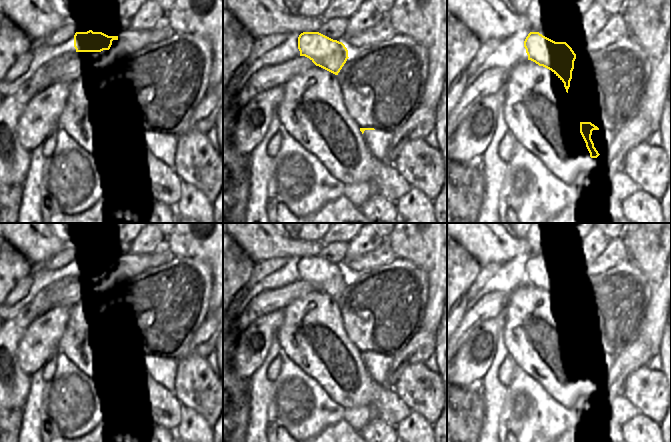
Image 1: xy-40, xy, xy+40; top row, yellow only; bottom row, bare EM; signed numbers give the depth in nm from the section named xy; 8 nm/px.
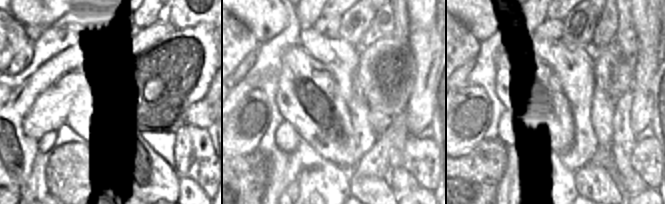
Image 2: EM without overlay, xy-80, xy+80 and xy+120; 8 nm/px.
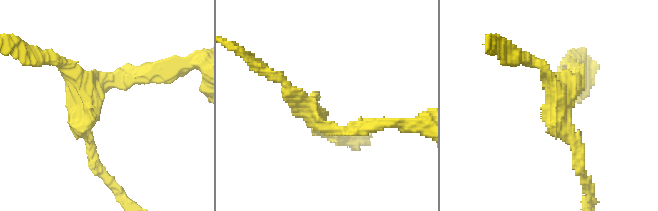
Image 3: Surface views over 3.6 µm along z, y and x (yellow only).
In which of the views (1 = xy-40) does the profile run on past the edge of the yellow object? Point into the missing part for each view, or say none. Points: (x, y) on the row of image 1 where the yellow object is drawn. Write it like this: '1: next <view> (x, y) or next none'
1: next none

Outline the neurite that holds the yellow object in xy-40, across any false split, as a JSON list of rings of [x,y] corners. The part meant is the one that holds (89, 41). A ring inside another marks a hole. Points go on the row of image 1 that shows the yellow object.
[[[76,32],[74,35],[74,47],[76,52],[101,52],[109,50],[112,41],[118,40],[118,36],[108,36],[102,32]]]

